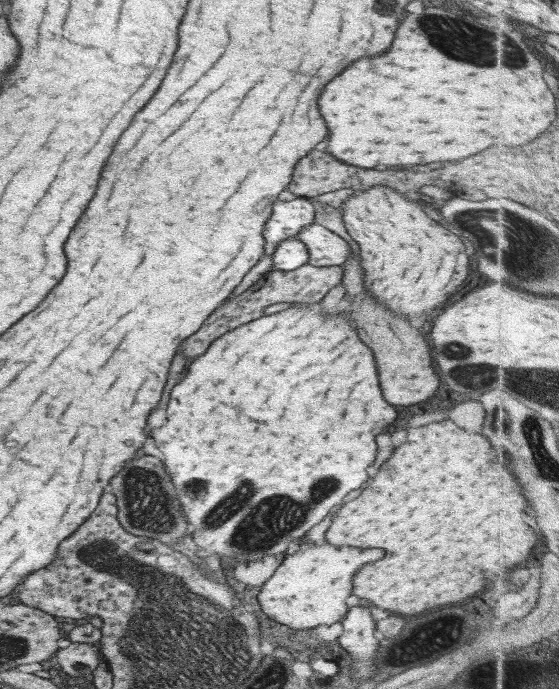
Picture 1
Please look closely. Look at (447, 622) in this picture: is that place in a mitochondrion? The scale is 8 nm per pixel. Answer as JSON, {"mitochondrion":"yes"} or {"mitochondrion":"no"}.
{"mitochondrion":"no"}

